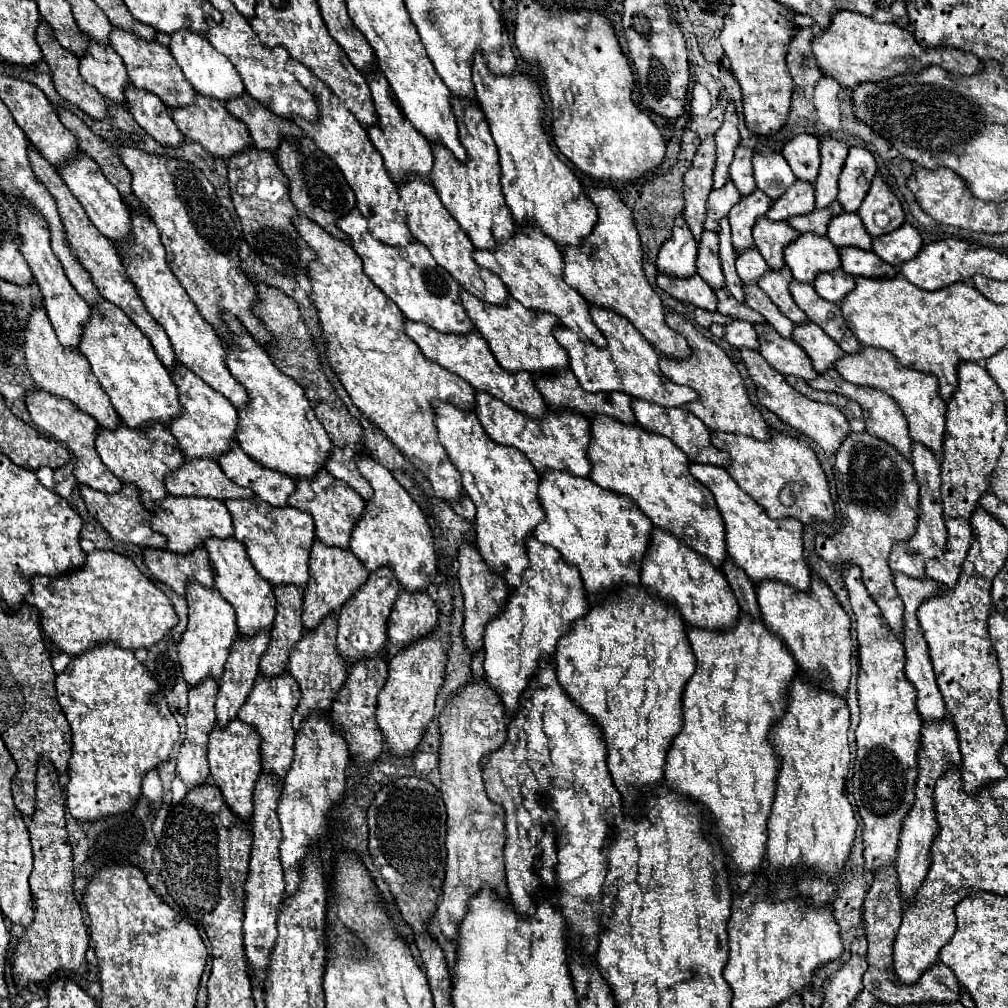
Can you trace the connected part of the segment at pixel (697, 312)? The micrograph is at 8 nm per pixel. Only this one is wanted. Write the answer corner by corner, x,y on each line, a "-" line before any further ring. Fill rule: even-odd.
694,308
692,314
694,314
694,320
696,320
702,328
710,328
712,324
730,324
730,322
732,322
732,318
728,318
728,316
722,316
722,314
718,314
718,312
706,312
706,310
702,310
702,308

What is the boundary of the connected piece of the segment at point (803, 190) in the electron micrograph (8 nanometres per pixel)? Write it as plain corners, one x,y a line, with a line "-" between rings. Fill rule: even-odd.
794,182
782,198
778,198
766,218
772,222
784,222
792,216
810,214
814,210
814,186
810,182

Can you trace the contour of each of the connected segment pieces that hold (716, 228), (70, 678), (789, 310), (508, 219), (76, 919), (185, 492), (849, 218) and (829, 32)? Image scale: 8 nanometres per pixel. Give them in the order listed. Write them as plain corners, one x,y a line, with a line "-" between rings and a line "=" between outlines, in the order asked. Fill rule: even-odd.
728,182
724,188
714,190
708,198
708,218
704,222
706,230
710,232
720,232
720,220
728,216
728,212
732,210
732,206
736,206
740,202
740,194
736,190
736,186
732,186
732,182
=
102,644
98,646
96,650
88,650
88,654
84,656
78,656
78,658
72,658
72,662
68,664
68,668
56,678
56,694
58,694
58,702
62,706
62,712
66,714
68,722
70,722
70,728
72,728
72,756
70,756
70,764
68,764
68,776
70,776
70,782
68,782
68,788
66,788
66,804
68,804
68,810
70,814
80,820
80,822
94,822
94,820
100,820
100,818
108,818
108,816
116,816
116,814
124,814
124,812
132,812
136,808
136,802
140,798
140,786
142,786
142,778
162,766
172,748
176,746
178,742
178,722
176,718
172,716
172,712
168,710
168,704
166,704
166,698
164,694
160,694
160,688
156,686
156,682
150,678
148,670
144,664
140,664
136,658
134,658
134,652
130,650
124,650
124,648
118,648
114,644
=
784,268
780,272
770,270
764,278
760,278
760,288
768,294
768,298
780,308
780,312
784,316
788,316
794,324
806,324
808,316
798,308
798,304
794,302
792,294
790,294
790,284
792,284
792,274
790,268
=
452,96
454,114
458,120
460,140
468,152
468,162
456,162
448,150
434,146
434,168
432,168
432,186
436,188
442,204
450,210
454,220
468,234
472,244
478,250
496,250
510,238
514,238
516,224
506,206
502,186
500,186
500,164
498,150
488,130
486,118
480,106
=
40,758
38,774
36,774
36,812
32,822
28,824
32,852
34,852
34,870
30,874
30,888
34,900
34,922
24,930
24,936
18,942
14,952
12,972
16,978
16,986
28,988
28,984
38,984
58,968
68,968
76,974
88,974
86,950
90,944
88,928
82,922
80,906
74,898
74,864
72,864
72,848
66,834
64,820
64,794
58,786
58,772
48,758
=
212,458
186,460
184,468
166,478
166,490
172,496
216,498
222,502
256,496
250,488
236,486
230,478
226,478
218,462
212,462
=
842,212
828,224
828,238
836,248
872,250
872,238
866,232
858,214
=
840,10
832,14
830,26
816,38
812,38
812,54
816,60
816,66
822,74
834,78
842,86
854,88
860,82
880,82
884,78
892,78
896,74
908,72
908,70
922,70
924,66
938,64
948,72
956,74
974,74
978,68
982,68
982,62
964,50
956,48
926,48
916,42
916,38
896,26
896,24
878,24
868,16

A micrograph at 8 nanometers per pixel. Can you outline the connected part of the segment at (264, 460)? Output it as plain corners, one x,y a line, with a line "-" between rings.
222,314
232,330
236,346
226,348
226,364
234,378
244,384
250,394
250,404
240,414
240,434
238,444
240,448
258,464
282,472
294,480
300,478
314,478
332,456
332,438
320,424
306,398
304,390
298,386
296,380
282,374
270,360
268,352
256,344
244,328
230,318
230,314

